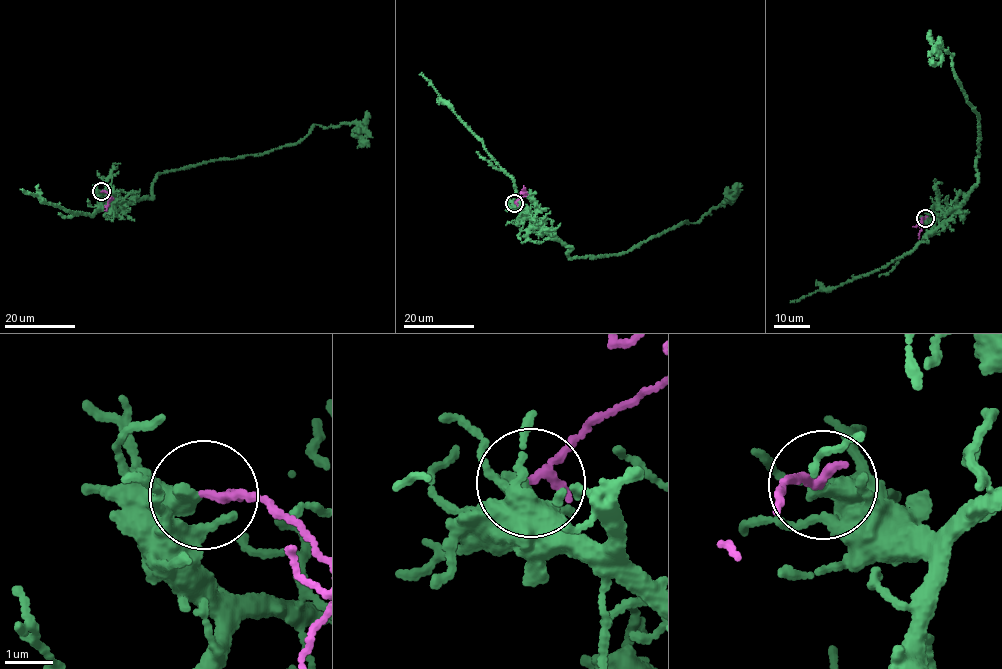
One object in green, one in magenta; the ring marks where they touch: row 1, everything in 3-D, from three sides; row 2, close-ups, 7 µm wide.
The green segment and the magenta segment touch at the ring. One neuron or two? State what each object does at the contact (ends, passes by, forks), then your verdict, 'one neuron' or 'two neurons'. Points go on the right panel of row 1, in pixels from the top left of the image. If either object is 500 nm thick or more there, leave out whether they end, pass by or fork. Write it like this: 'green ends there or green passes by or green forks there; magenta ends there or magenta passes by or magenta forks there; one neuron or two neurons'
green ends there; magenta ends there; two neurons

